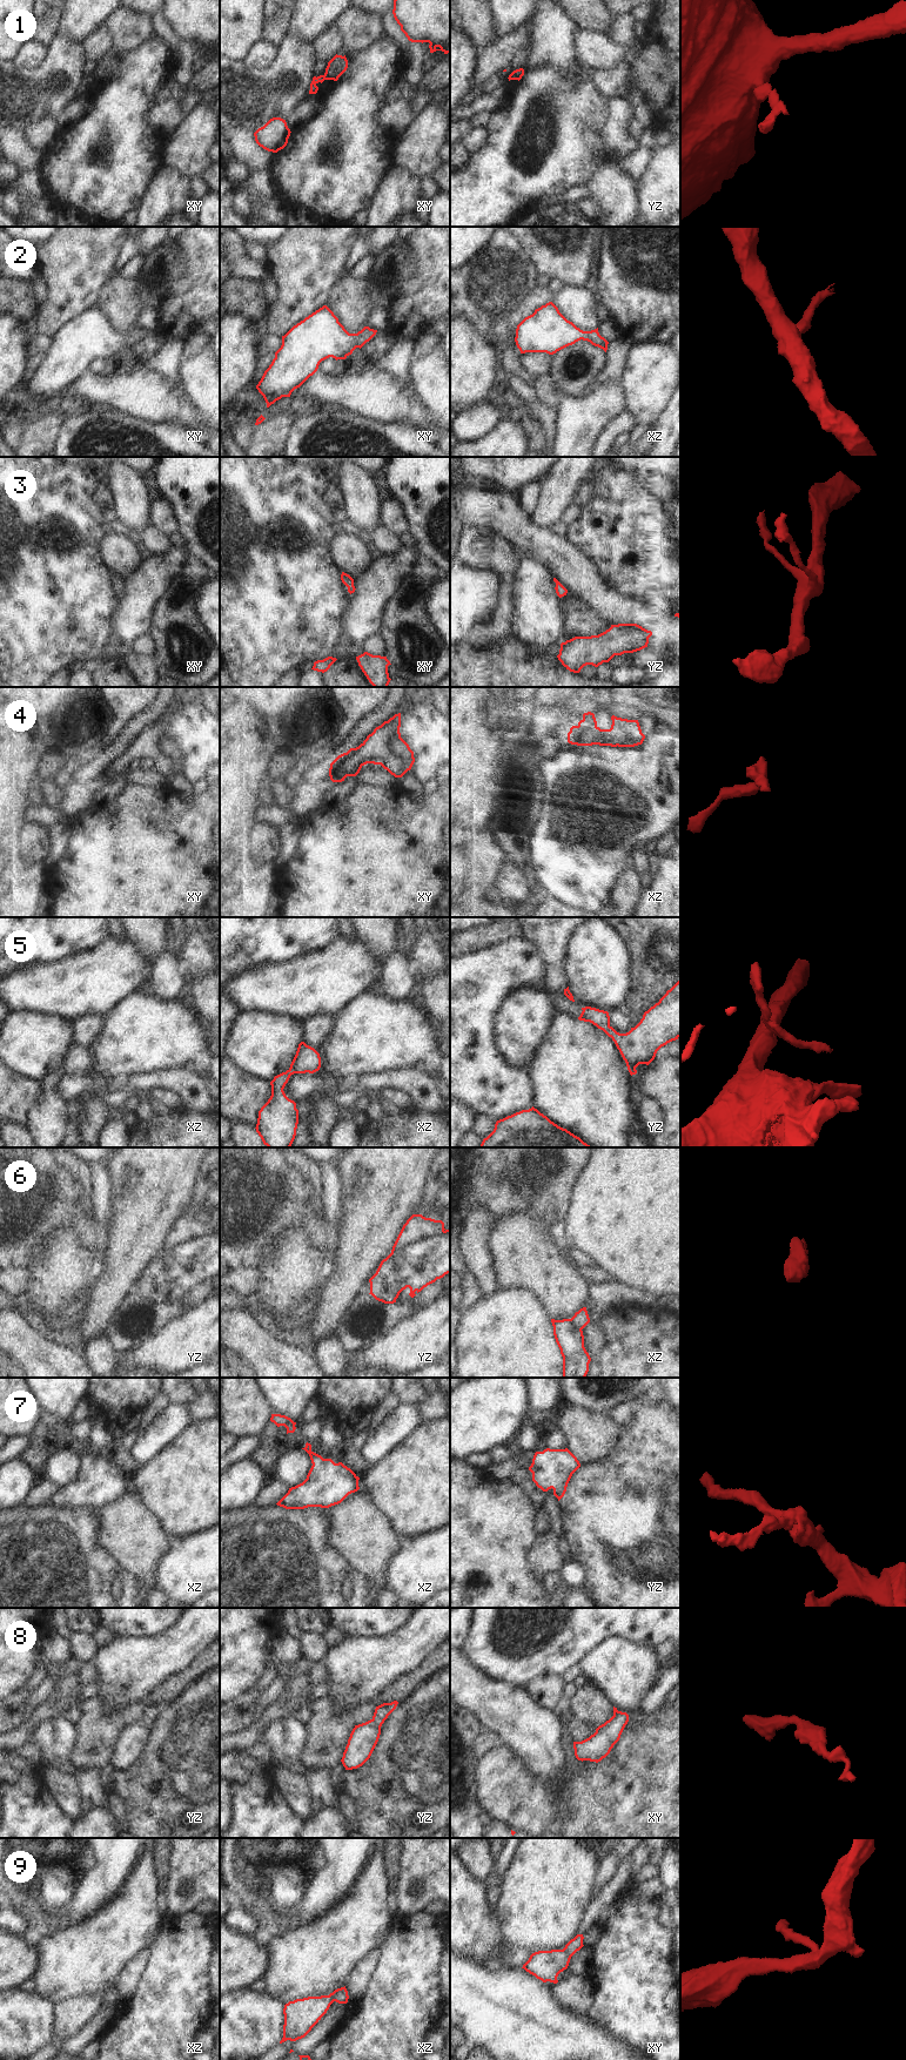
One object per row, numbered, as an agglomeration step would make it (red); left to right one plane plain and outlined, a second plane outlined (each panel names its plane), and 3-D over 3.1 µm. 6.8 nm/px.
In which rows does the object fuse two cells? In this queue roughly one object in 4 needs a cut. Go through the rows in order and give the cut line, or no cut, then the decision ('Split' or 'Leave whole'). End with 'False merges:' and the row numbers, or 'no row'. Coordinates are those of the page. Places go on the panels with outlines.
1: Split along xy (323, 75), (326, 79). Split
2: No split. Leave whole
3: No split. Leave whole
4: No split. Leave whole
5: No split. Leave whole
6: Split along yz (443, 1230), (411, 1241), (403, 1251), (391, 1252). Split
7: No split. Leave whole
8: Split along yz (370, 1719), (380, 1729). Split
9: Split along xz (340, 1988), (334, 1994), (333, 2000). Split
False merges: 1, 6, 8, 9.

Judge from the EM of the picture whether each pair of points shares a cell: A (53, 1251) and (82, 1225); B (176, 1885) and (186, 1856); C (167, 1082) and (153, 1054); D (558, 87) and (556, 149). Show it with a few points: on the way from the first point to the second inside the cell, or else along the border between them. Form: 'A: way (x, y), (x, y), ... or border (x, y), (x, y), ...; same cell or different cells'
A: border (49, 1236), (58, 1226), (71, 1224), (92, 1253); different cells
B: way (183, 1878), (186, 1876), (186, 1863); same cell
C: border (183, 1068), (134, 1075); different cells
D: way (556, 102), (556, 134); same cell

